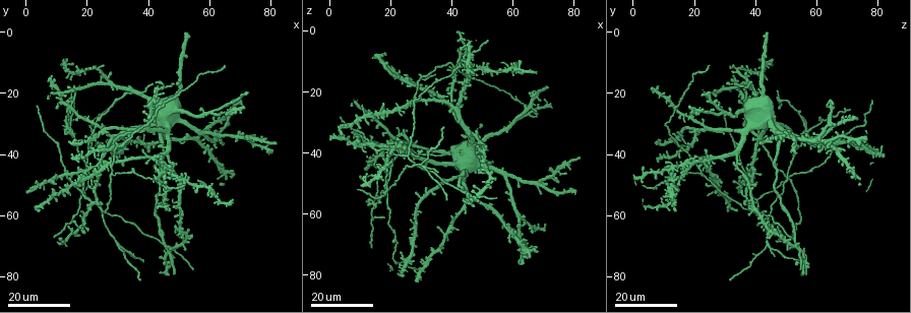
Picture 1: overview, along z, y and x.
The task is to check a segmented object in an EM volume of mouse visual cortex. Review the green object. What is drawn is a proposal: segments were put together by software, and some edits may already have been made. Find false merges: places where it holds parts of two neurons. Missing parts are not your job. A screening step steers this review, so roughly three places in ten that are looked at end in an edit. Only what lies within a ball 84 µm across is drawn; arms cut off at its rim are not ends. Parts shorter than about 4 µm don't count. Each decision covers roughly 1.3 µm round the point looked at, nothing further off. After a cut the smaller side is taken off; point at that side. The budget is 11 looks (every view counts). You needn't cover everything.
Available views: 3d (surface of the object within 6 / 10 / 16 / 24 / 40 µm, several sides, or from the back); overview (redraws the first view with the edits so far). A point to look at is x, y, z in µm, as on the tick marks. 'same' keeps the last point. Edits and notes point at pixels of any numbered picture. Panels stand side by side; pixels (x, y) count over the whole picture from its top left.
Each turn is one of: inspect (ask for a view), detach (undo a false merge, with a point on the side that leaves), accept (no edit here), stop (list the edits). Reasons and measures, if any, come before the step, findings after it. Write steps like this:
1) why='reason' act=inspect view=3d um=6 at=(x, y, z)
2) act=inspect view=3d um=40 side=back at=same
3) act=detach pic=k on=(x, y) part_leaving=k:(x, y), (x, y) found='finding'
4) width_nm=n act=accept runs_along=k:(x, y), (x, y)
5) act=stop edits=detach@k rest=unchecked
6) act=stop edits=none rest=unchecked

why='arms part here' act=inspect view=3d um=16 at=(43.5, 25.5, 14.0)

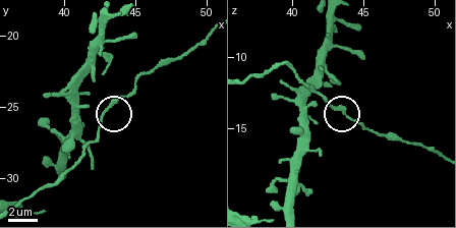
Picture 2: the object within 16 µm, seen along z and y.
why='zoom in' act=inspect view=3d um=10 at=(42.8, 25.4, 13.4)

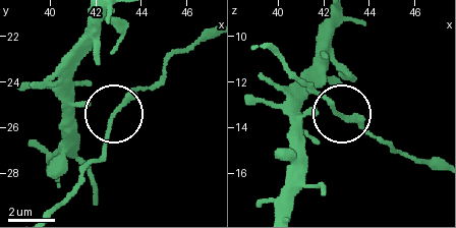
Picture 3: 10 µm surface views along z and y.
side_arm_um=33 act=accept runs_along=3:(273, 53), (338, 112), (394, 151) found='continuous, no second neuron'

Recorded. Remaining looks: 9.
why='branch point' act=inspect view=3d um=24 at=(60.5, 25.5, 29.0)

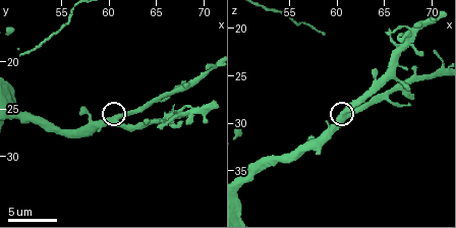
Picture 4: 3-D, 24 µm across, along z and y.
act=inspect view=3d um=6 at=(60.6, 26.2, 28.6)

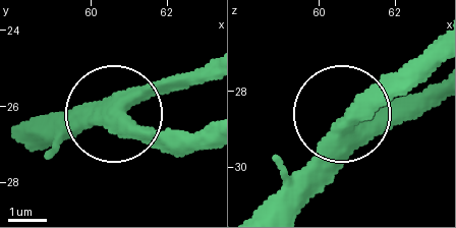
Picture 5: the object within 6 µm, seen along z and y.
width_nm=460 act=accept runs_along=5:(262, 204), (339, 119), (423, 110) found='all the same neuron'

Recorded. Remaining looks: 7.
act=inspect view=3d um=24 at=(13.0, 47.5, 36.5)

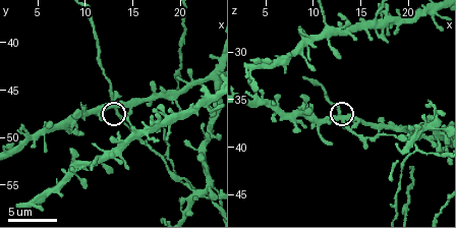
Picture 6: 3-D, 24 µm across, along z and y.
why='closer look' act=inspect view=3d um=10 at=(13.4, 47.2, 37.2)

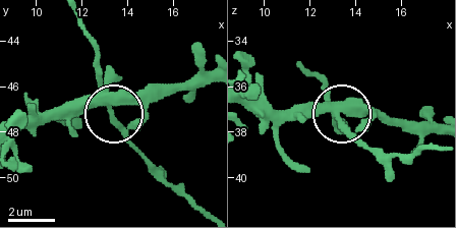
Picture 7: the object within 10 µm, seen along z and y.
side_arm_um=29 arms=4 act=accept found='one neuron here'

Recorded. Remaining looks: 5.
why='side arm on a straight run' act=inspect view=3d um=24 at=(19.0, 46.0, 48.5)

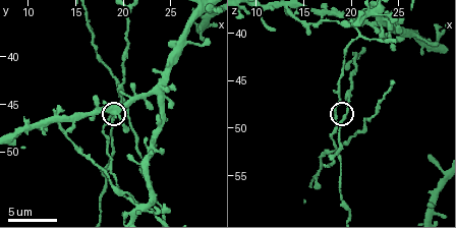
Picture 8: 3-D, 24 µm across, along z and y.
act=inspect view=3d um=10 at=same

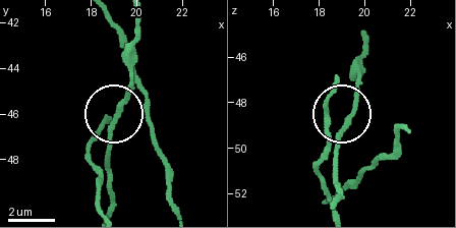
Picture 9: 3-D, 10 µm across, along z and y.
arms=3 act=accept runs_along=9:(366, 33), (360, 88), (345, 122), (377, 162) found='continuous, no second neuron'

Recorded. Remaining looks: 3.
why='three-way junction' act=inspect view=3d um=24 at=(28.0, 46.0, 22.5)

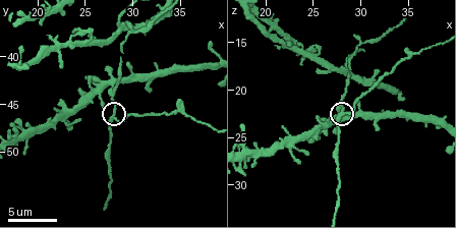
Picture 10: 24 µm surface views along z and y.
why='closer look' act=inspect view=3d um=6 at=(28.4, 46.4, 22.6)

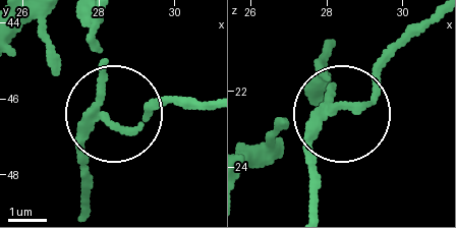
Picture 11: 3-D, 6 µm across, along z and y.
side_arm_um=36 act=detach pic=11 on=(140, 123) part_leaving=11:(93, 127), (138, 127), (158, 108), (207, 102) found='two neurons meet here'

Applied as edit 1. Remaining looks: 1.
act=stop edits=detach@11 rest=unchecked

